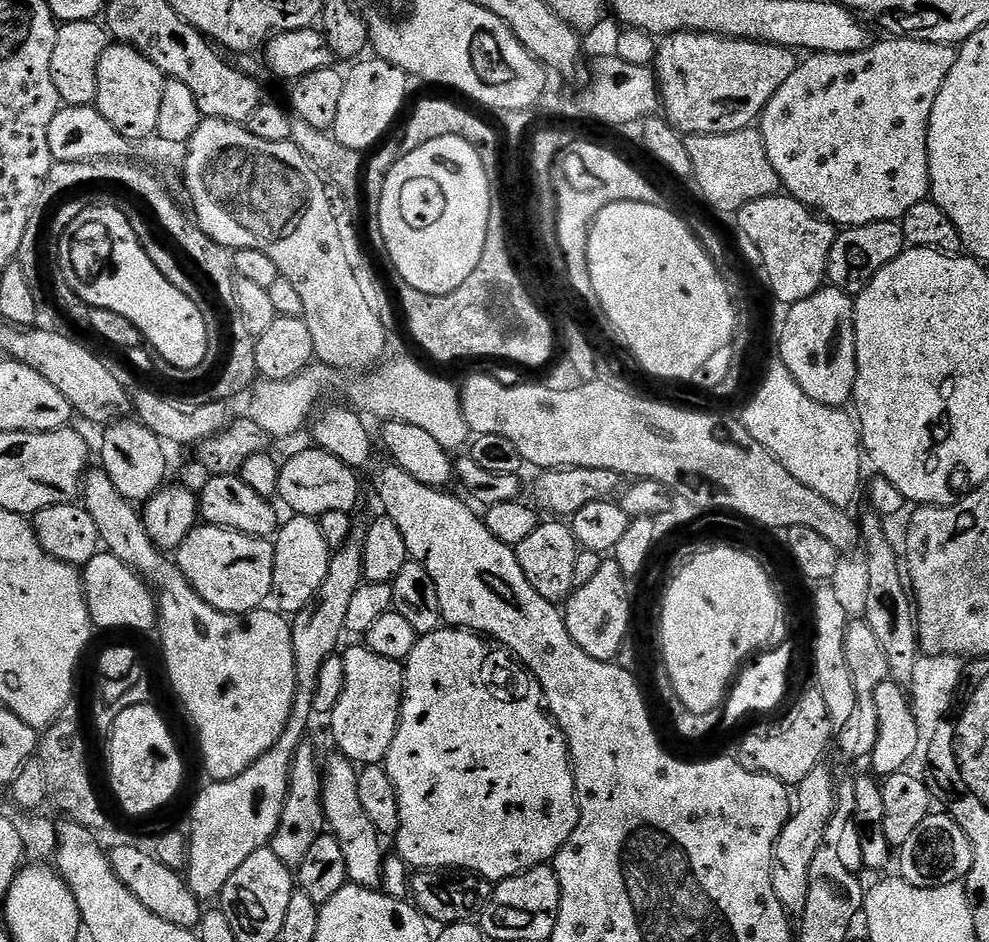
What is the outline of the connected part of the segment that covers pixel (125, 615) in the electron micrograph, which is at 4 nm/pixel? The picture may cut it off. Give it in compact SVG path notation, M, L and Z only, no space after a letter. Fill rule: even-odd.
M107 550L97 552L94 558L90 558L88 564L83 565L82 579L84 582L84 593L88 609L92 615L92 623L97 629L100 628L133 628L136 632L148 632L157 627L158 609L156 607L156 598L153 589L150 587L144 577L139 576L134 569L126 566L114 554Z

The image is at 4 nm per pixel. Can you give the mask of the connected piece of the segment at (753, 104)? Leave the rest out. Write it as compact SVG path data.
M674 32L656 45L654 71L660 83L663 115L681 134L730 134L751 128L774 98L778 86L794 74L798 56L791 48L759 40L734 40L710 32Z

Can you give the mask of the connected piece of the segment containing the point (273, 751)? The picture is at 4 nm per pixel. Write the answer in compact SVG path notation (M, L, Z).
M353 527L350 539L332 552L332 561L326 570L326 582L322 582L318 594L293 617L291 625L296 688L294 705L291 706L281 738L234 779L209 783L210 786L197 796L192 806L186 879L191 892L201 900L219 897L231 874L252 854L267 847L277 832L288 797L293 758L305 741L310 720L315 715L313 702L318 673L326 658L337 651L340 636L344 634L346 610L354 598L354 590L365 583L362 566L364 534L363 527Z

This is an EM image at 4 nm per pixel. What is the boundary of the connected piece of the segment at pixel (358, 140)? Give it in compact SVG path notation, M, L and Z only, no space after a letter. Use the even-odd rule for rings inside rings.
M379 58L368 59L361 59L349 67L353 67L352 69L347 69L342 86L342 98L338 102L338 118L334 118L334 126L330 130L337 143L358 153L363 153L364 148L374 147L387 134L388 127L396 120L396 115L400 111L402 111L401 113L405 111L404 99L408 96L408 83L410 83L408 73L402 71L398 66Z

